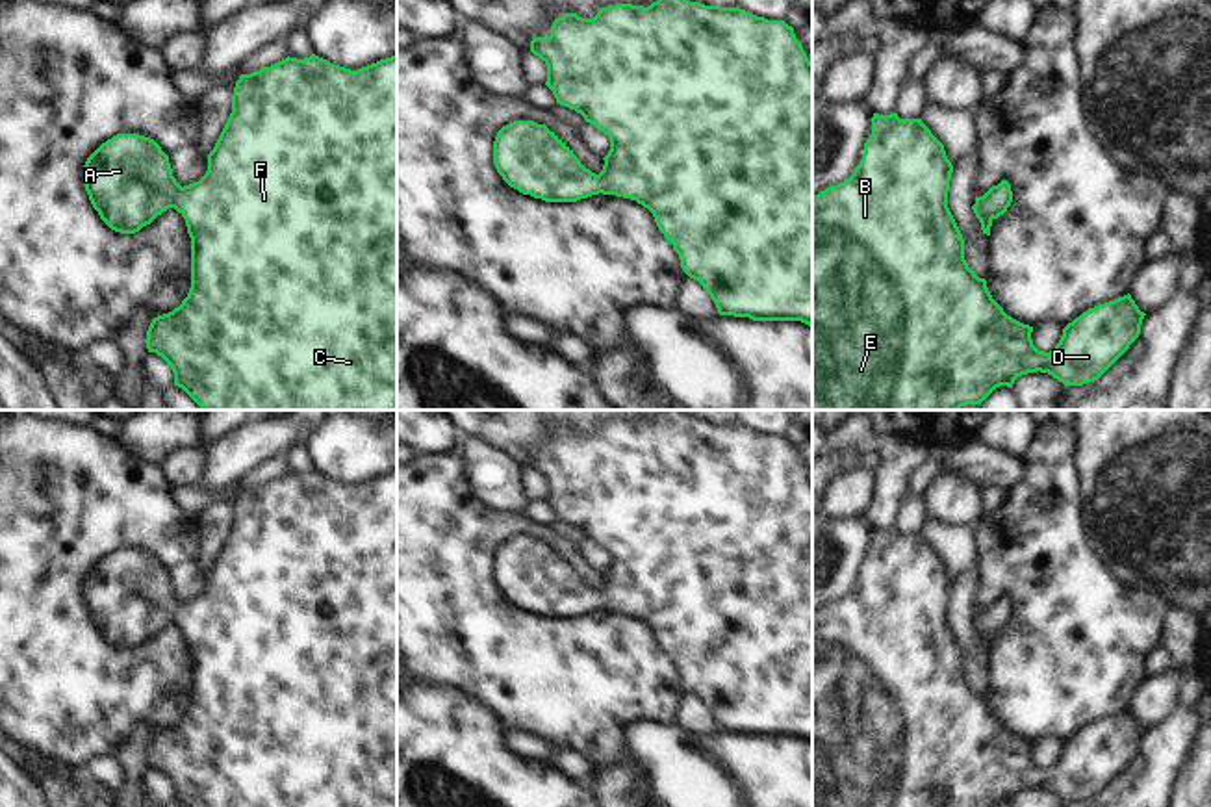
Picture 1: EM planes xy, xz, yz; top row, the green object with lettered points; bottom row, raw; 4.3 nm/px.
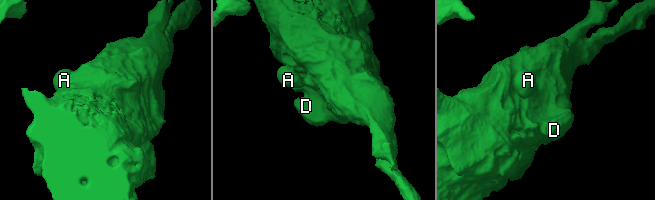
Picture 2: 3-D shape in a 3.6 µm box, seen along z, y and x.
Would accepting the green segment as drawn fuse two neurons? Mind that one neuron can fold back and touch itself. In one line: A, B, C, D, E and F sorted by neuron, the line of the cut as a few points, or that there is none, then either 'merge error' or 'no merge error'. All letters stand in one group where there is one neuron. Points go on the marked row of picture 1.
A B C D E F | no cut | no merge error

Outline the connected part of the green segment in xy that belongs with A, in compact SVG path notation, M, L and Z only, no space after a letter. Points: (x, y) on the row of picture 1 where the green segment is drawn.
M315 54L304 59L287 56L271 67L241 74L232 95L232 113L213 150L208 154L208 171L198 182L182 187L172 176L169 156L154 139L139 134L117 134L87 158L83 165L83 186L100 219L111 230L121 234L139 232L169 208L174 208L185 219L187 234L191 237L191 288L178 308L152 319L145 343L148 352L156 352L171 365L174 386L182 388L202 410L397 410L397 56L380 59L358 70L334 65Z

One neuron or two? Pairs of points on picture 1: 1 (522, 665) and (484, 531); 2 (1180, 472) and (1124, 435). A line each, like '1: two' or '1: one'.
1: one
2: one

